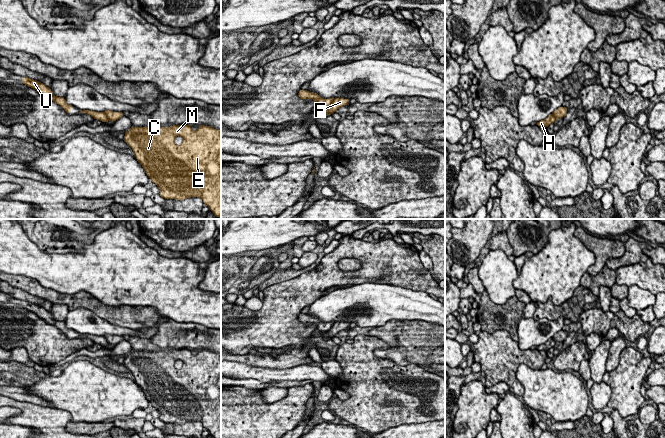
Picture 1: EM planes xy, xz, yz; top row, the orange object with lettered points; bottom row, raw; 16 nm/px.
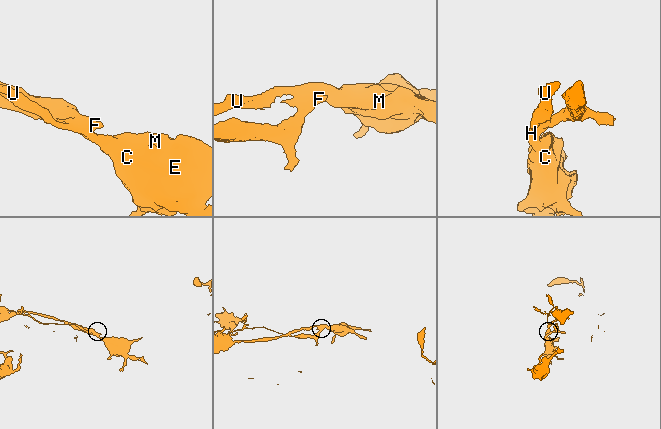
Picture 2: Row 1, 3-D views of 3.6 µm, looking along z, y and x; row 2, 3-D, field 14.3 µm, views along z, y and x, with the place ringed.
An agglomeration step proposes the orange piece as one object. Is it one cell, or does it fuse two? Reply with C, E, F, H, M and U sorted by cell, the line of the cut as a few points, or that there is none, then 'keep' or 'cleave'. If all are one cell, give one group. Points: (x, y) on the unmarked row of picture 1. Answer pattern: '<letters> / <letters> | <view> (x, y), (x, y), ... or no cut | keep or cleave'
C E H M U / F | xz (335, 322), (320, 334) | cleave

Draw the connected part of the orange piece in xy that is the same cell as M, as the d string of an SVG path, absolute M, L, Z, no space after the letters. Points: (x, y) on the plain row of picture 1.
M186 348L160 352L132 351L126 355L123 364L132 372L149 403L159 411L158 419L176 424L200 421L214 438L221 438L221 355L205 349L193 355L191 349Z

